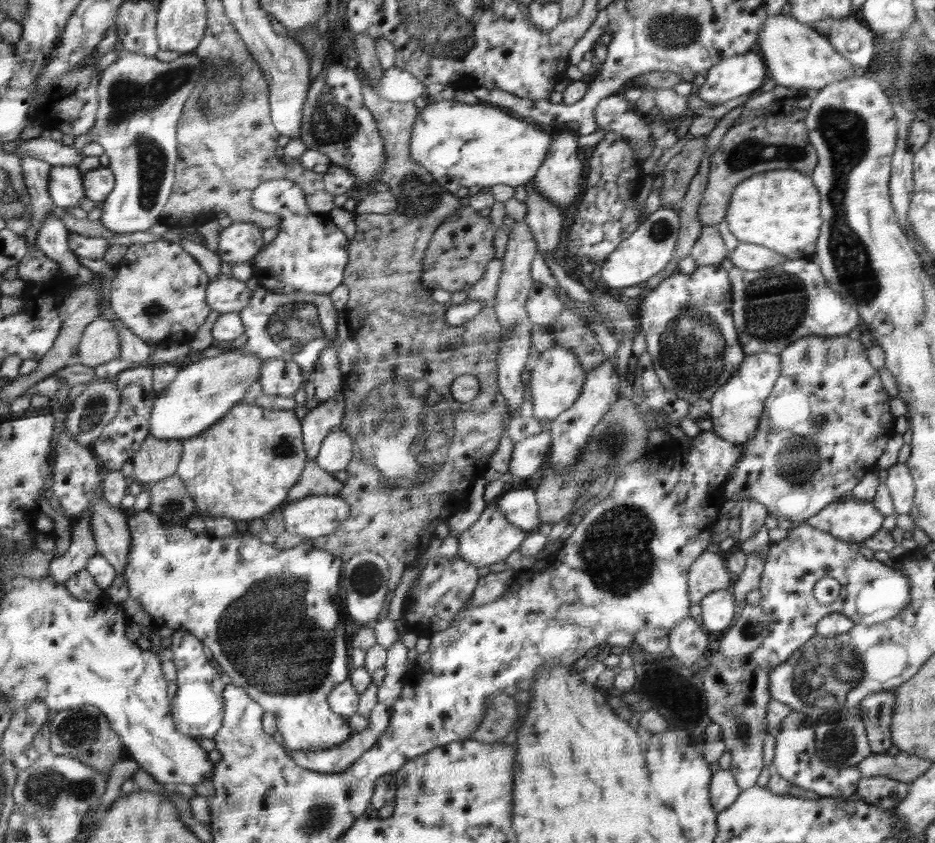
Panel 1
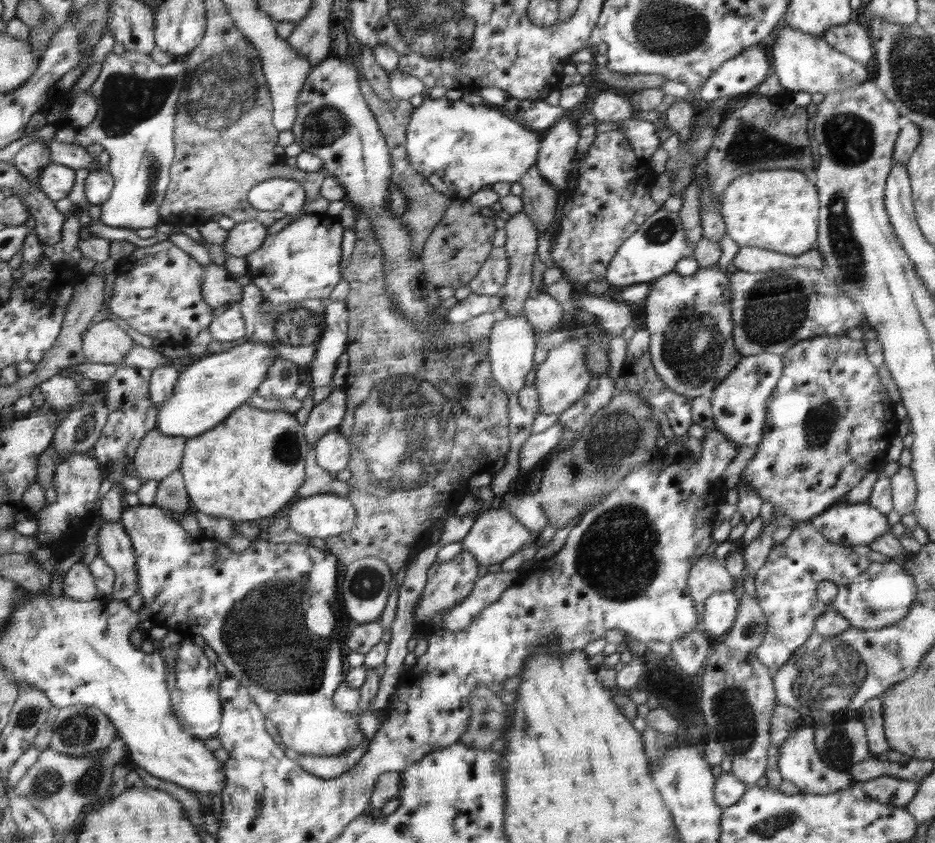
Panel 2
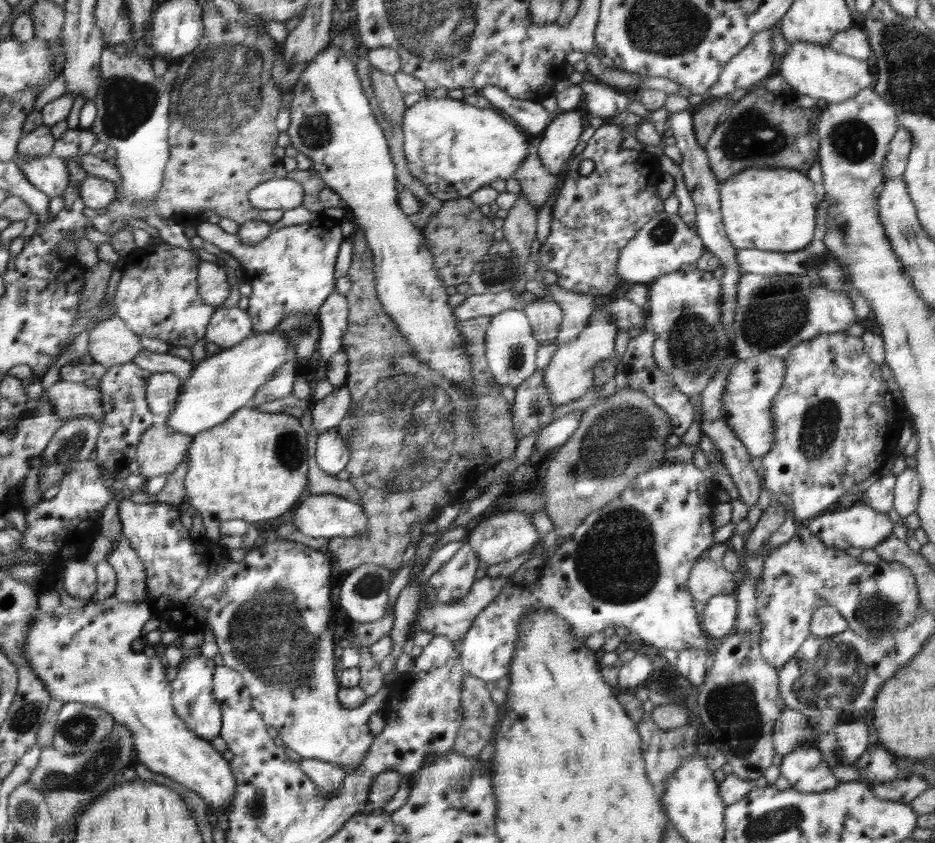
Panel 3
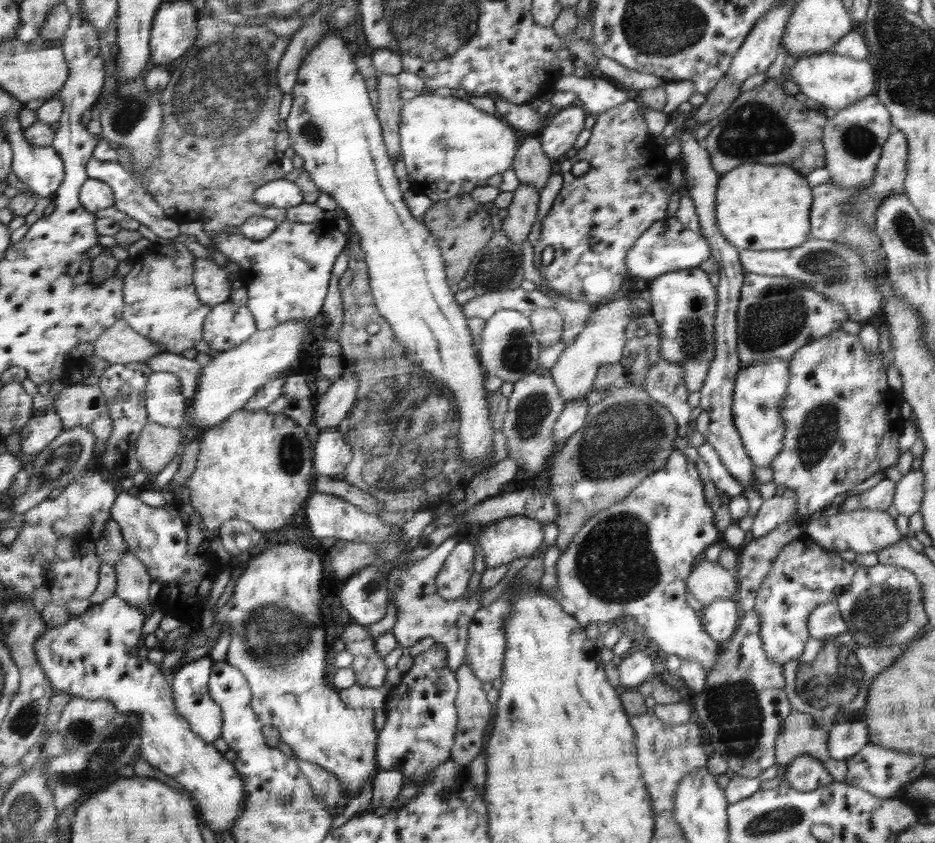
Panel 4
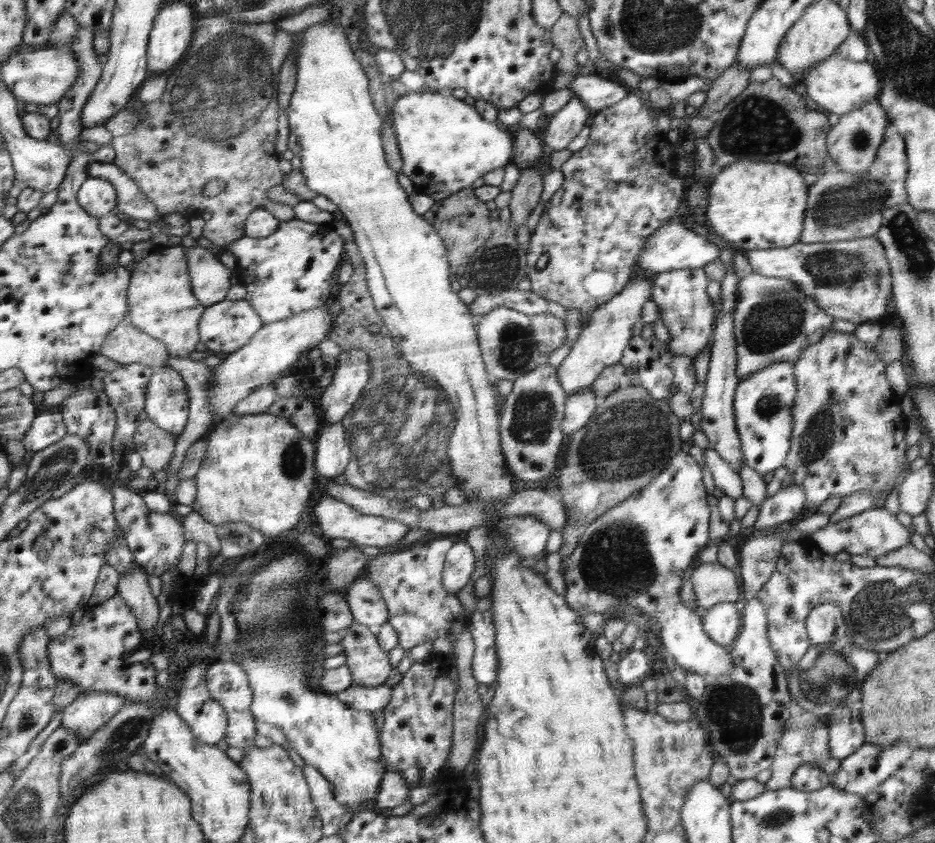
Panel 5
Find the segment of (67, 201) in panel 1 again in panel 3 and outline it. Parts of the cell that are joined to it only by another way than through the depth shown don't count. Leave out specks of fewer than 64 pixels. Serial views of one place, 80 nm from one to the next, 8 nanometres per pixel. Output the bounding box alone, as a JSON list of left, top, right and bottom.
[16,154,70,199]

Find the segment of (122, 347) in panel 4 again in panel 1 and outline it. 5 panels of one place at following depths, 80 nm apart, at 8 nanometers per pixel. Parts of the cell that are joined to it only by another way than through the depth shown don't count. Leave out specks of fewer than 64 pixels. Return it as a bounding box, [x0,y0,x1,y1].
[78,316,121,367]

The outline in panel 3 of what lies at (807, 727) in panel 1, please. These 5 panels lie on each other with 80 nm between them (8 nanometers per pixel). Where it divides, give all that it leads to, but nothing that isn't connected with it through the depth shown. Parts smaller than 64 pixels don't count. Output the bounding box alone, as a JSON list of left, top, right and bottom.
[779,743,840,792]

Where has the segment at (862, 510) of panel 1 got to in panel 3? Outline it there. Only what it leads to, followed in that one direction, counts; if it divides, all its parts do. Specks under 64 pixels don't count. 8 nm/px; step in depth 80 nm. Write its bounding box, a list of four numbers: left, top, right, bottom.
[808,504,893,548]

